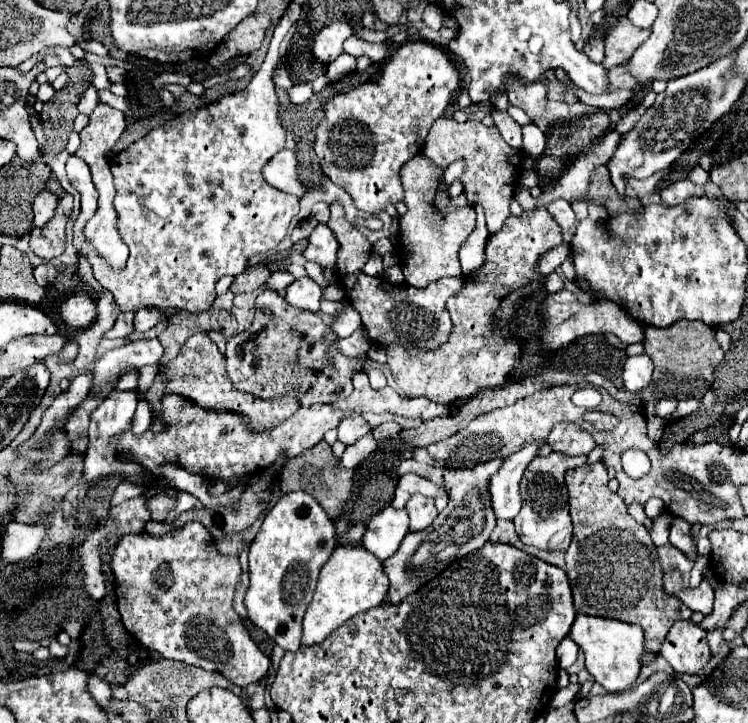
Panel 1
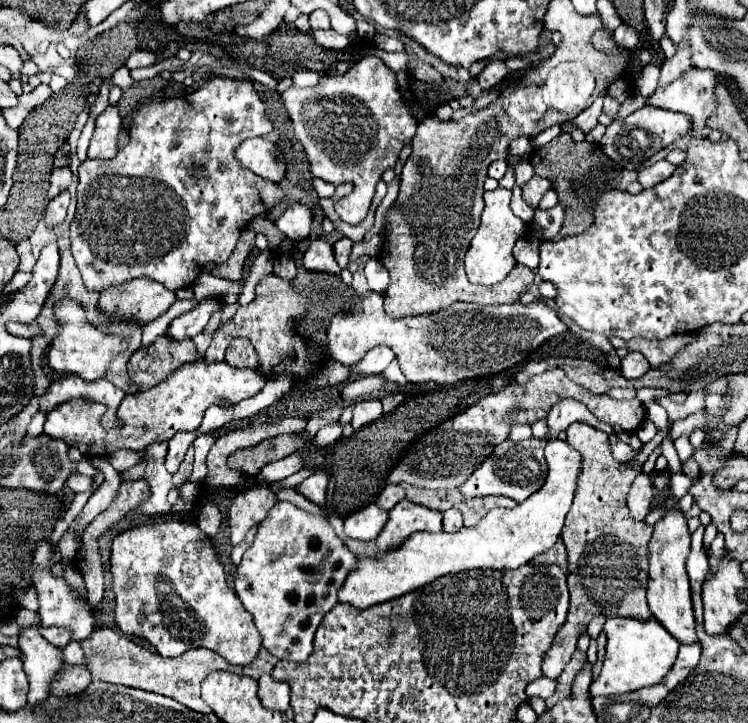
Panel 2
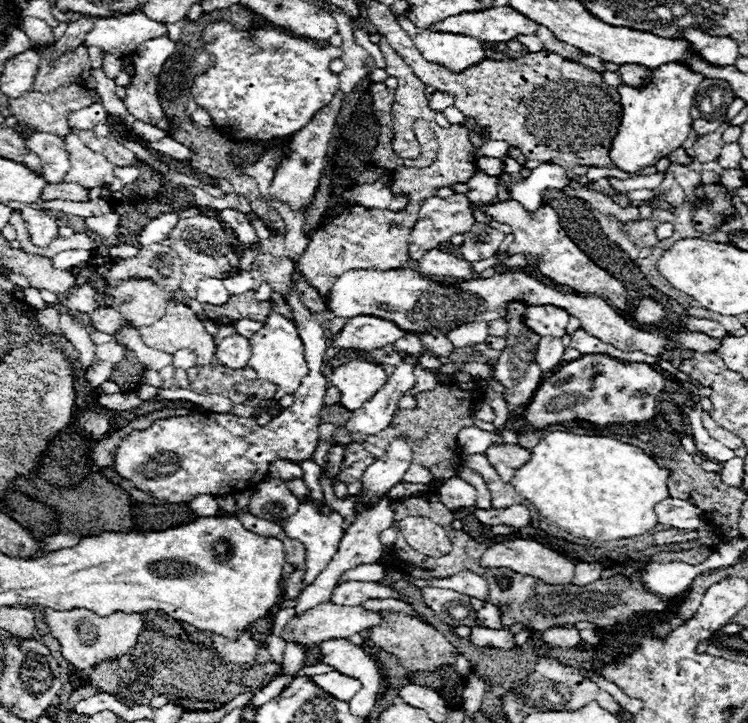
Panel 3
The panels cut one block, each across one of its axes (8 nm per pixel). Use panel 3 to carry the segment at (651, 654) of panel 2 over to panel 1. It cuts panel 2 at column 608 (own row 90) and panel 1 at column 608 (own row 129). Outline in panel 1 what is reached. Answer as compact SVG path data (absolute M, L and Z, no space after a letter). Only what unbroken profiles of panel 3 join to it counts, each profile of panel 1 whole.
M576 614L570 636L584 650L586 670L608 692L628 690L630 686L636 684L636 680L640 676L640 668L642 668L642 656L646 654L642 628L638 628L634 624L610 620L610 618L594 618L594 616Z

